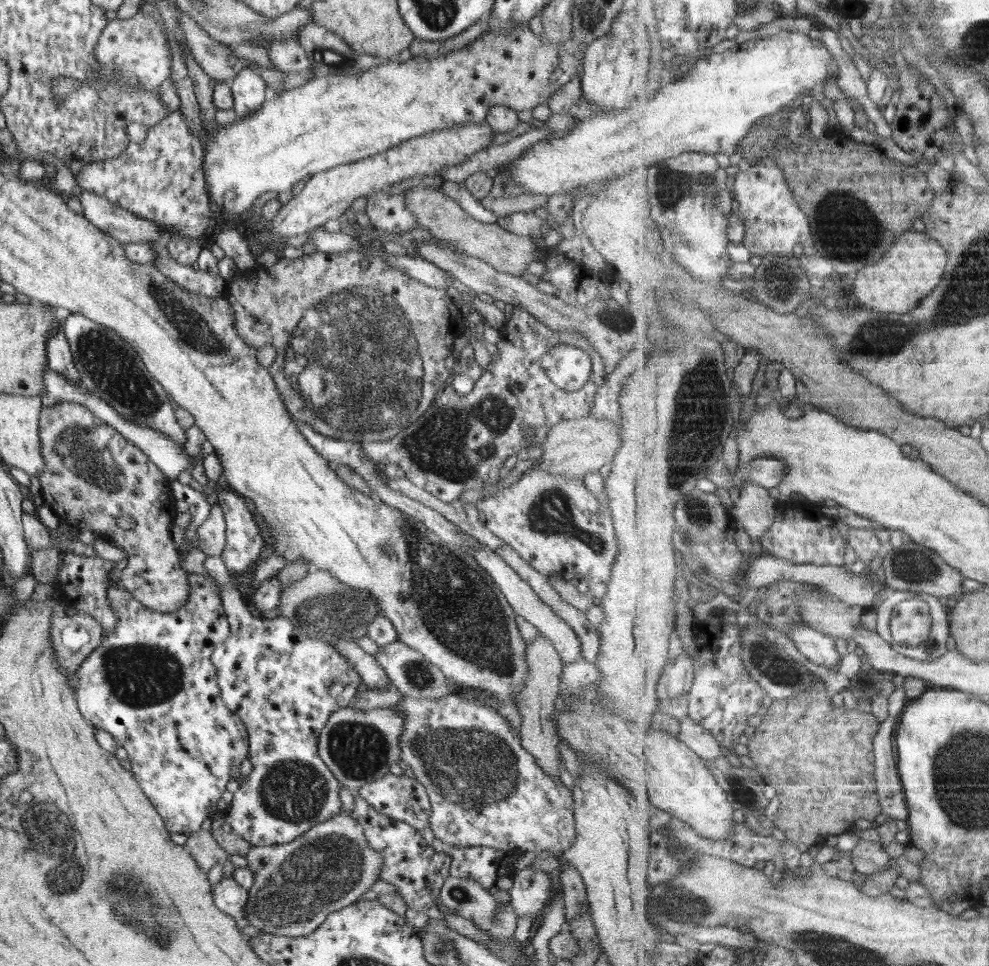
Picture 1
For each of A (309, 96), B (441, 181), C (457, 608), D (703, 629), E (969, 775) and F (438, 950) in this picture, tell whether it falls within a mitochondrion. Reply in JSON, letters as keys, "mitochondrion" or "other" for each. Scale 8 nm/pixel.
{"A":"other","B":"other","C":"mitochondrion","D":"other","E":"mitochondrion","F":"mitochondrion"}

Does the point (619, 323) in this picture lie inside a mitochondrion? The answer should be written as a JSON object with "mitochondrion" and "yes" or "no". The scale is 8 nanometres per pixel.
{"mitochondrion":"yes"}

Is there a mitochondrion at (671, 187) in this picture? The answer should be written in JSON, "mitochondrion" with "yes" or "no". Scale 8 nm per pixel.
{"mitochondrion":"yes"}

